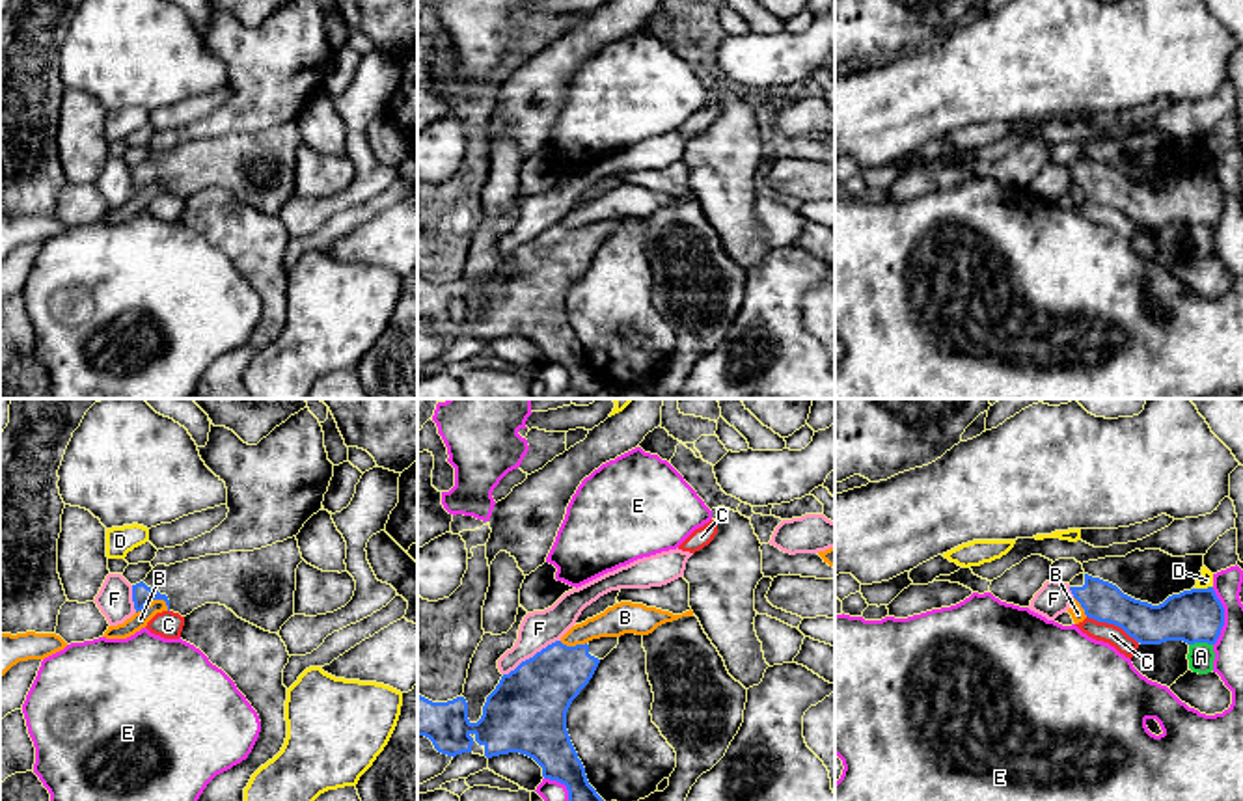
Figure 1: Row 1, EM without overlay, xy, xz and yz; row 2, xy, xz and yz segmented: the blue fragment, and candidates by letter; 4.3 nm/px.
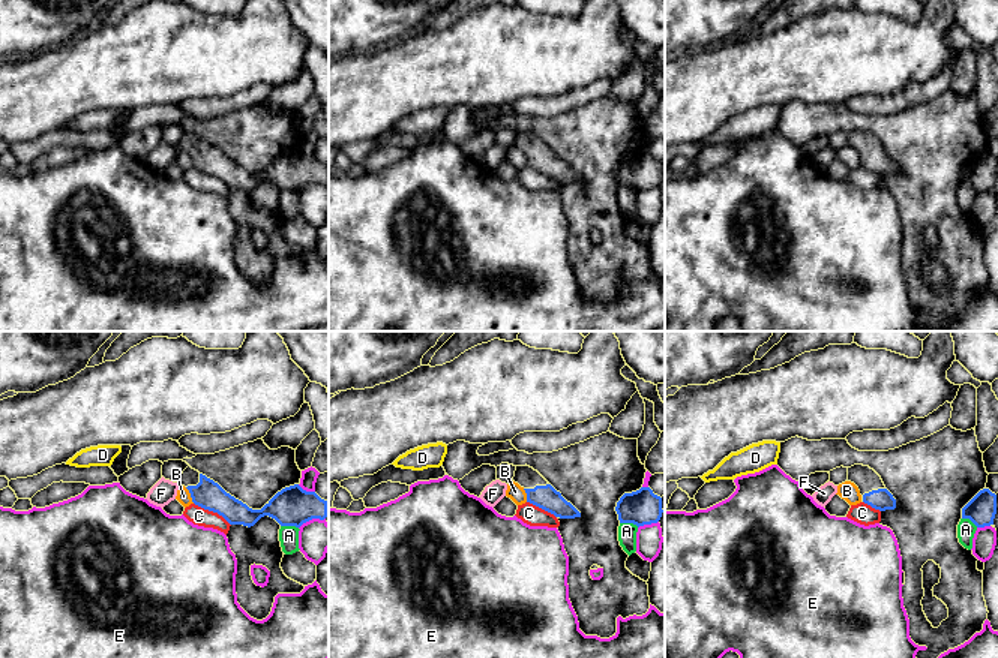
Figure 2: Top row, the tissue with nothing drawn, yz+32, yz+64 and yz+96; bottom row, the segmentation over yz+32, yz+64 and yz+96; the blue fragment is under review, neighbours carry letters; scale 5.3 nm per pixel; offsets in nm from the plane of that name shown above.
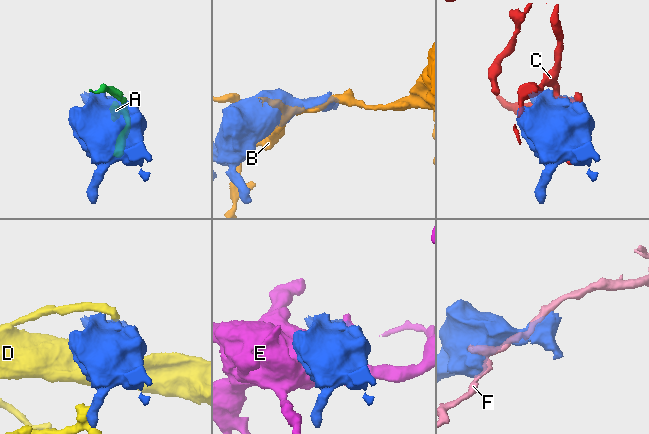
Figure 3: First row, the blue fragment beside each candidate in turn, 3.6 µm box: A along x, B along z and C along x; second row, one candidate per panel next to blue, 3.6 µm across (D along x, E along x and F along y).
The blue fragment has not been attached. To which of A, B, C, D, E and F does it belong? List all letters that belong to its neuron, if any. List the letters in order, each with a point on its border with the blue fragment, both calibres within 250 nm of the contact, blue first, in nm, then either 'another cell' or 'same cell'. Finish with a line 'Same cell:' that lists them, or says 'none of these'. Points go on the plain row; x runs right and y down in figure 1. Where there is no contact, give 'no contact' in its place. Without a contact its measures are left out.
A: meets blue in yz at (1201, 224); 240 nm thick on the blue side, 120 nm on the other; another cell
B: meets blue in xy at (151, 183); 90 nm thick on the blue side, 70 nm on the other; another cell
C: meets blue in yz at (1113, 205); 180 nm thick on the blue side, 90 nm on the other; another cell
D: meets blue in yz at (1204, 172); 240 nm thick on the blue side, 60 nm on the other; another cell
E: meets blue in yz at (1223, 200); 240 nm thick on the blue side, 130 nm on the other; another cell
F: meets blue in xz at (533, 239); 340 nm thick on the blue side, 160 nm on the other; another cell
Same cell: none of these

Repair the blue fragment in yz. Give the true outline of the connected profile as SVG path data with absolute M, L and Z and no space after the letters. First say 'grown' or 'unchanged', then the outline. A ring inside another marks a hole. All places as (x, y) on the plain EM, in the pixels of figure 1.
grown; M1088 156L1075 158L1068 168L1088 201L1114 207L1141 227L1215 227L1224 209L1224 190L1213 170L1183 173L1152 188Z

